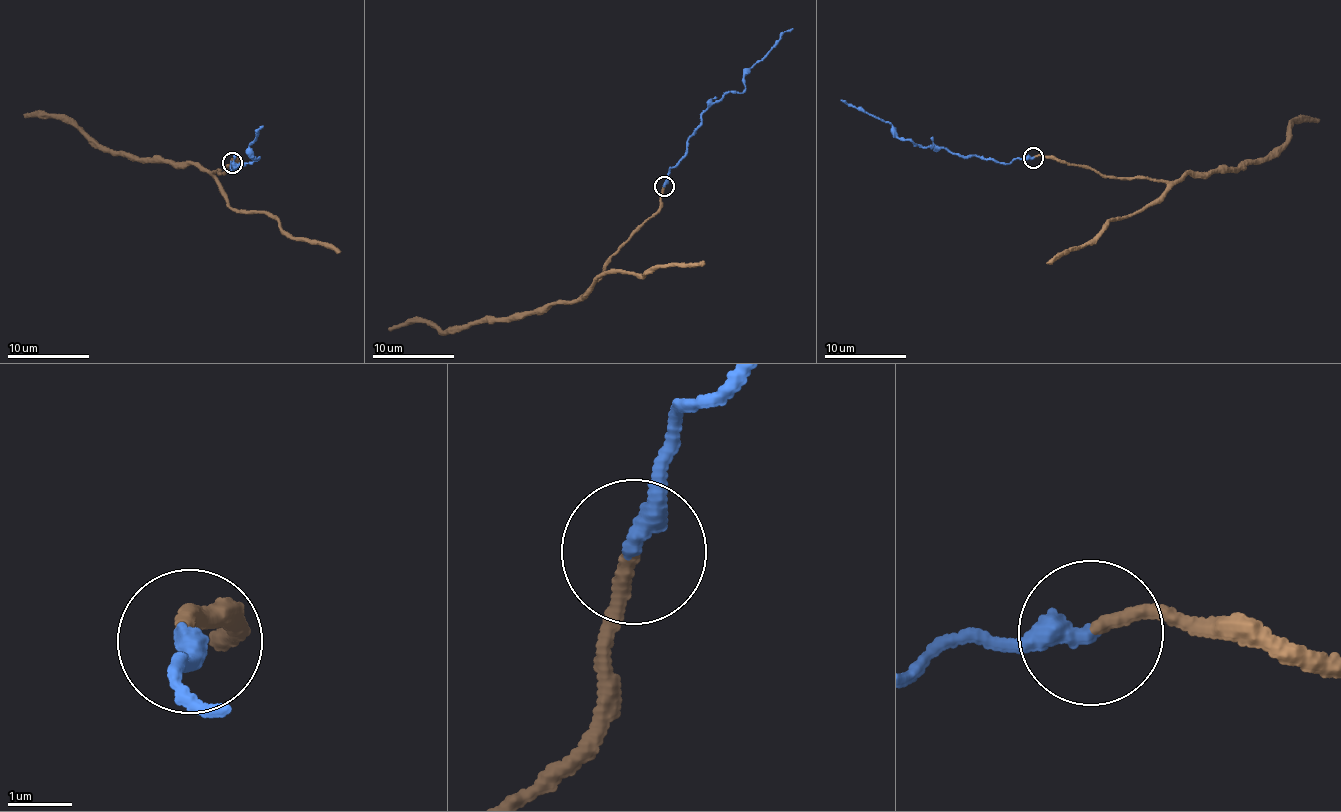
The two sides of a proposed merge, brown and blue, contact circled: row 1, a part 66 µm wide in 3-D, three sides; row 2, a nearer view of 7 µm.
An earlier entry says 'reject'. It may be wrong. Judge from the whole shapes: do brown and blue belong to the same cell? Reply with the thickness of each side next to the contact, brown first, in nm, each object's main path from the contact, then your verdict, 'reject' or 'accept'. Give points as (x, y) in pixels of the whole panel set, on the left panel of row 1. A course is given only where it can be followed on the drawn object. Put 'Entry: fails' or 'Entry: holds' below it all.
calibres 200 and 360 nm; course brown (233, 163), (238, 160), (225, 172), (208, 171), (193, 163), (112, 155), (71, 124), (25, 114); course blue (233, 163), (229, 165), (236, 172), (234, 166), (259, 159), (253, 158), (250, 147), (263, 125); reject
Entry: holds

